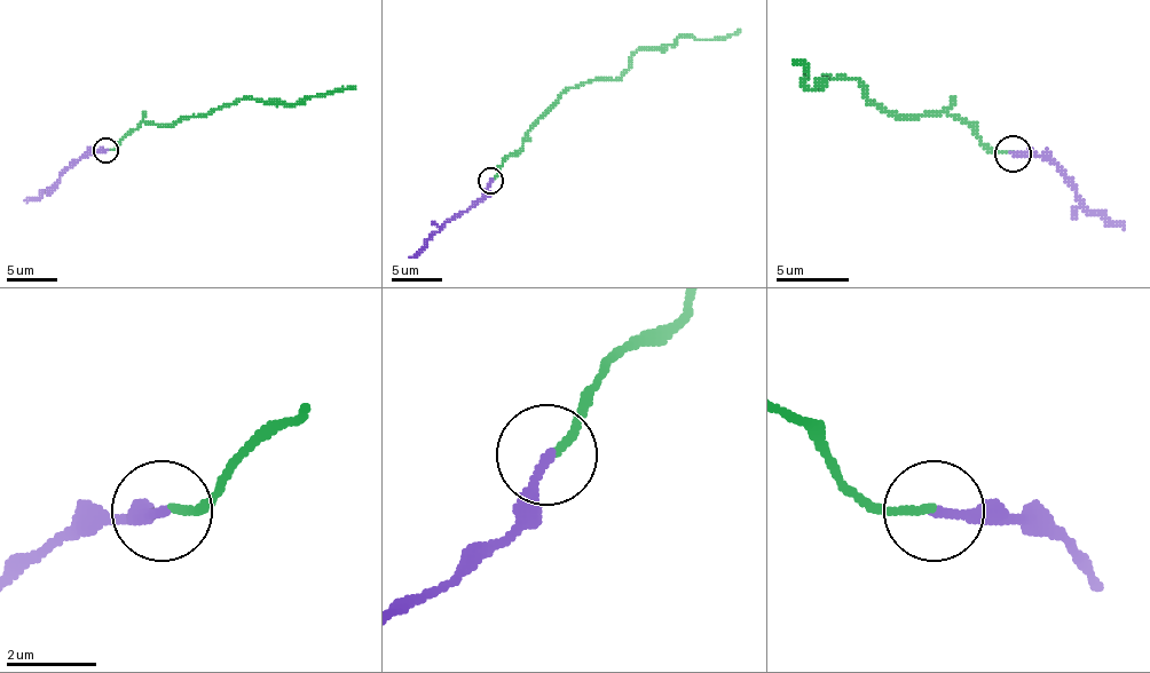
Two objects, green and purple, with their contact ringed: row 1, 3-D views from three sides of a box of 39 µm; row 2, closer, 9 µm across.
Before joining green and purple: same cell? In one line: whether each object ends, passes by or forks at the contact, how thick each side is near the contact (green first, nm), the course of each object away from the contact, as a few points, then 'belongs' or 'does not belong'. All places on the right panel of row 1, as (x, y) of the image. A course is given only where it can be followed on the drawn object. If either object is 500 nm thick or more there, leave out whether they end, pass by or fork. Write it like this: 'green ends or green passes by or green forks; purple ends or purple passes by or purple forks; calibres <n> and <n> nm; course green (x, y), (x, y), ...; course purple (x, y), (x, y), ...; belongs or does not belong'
green ends; purple ends; calibres 170 and 200 nm; course green (1014, 152), (995, 152), (962, 119), (940, 112), (892, 116), (856, 79), (804, 86), (809, 71), (794, 61); course purple (1014, 152), (1047, 156), (1091, 211), (1124, 226); does not belong

